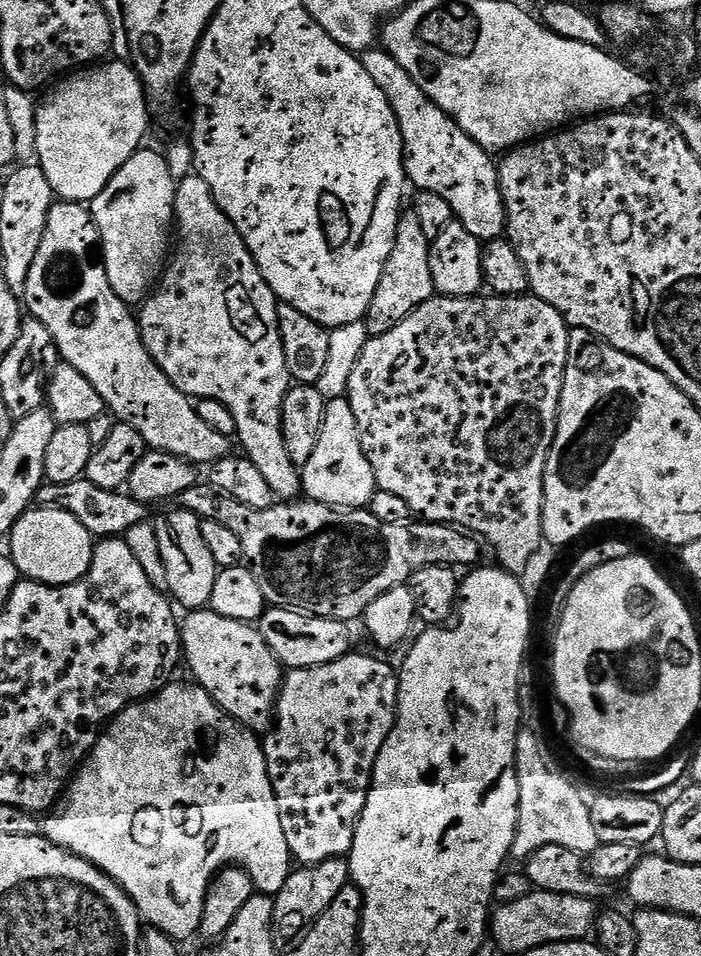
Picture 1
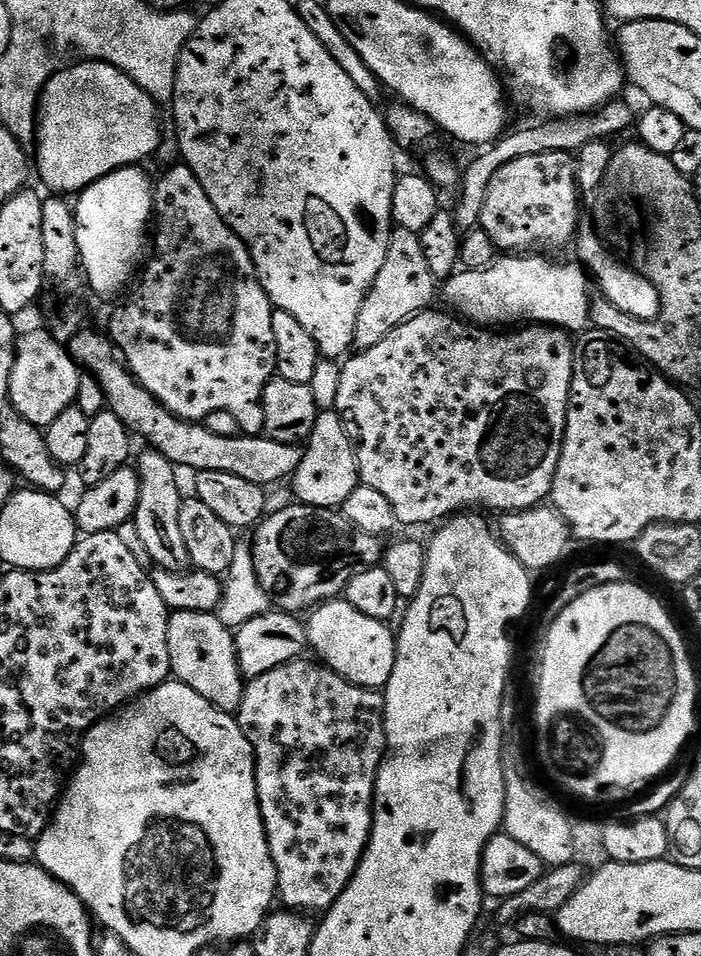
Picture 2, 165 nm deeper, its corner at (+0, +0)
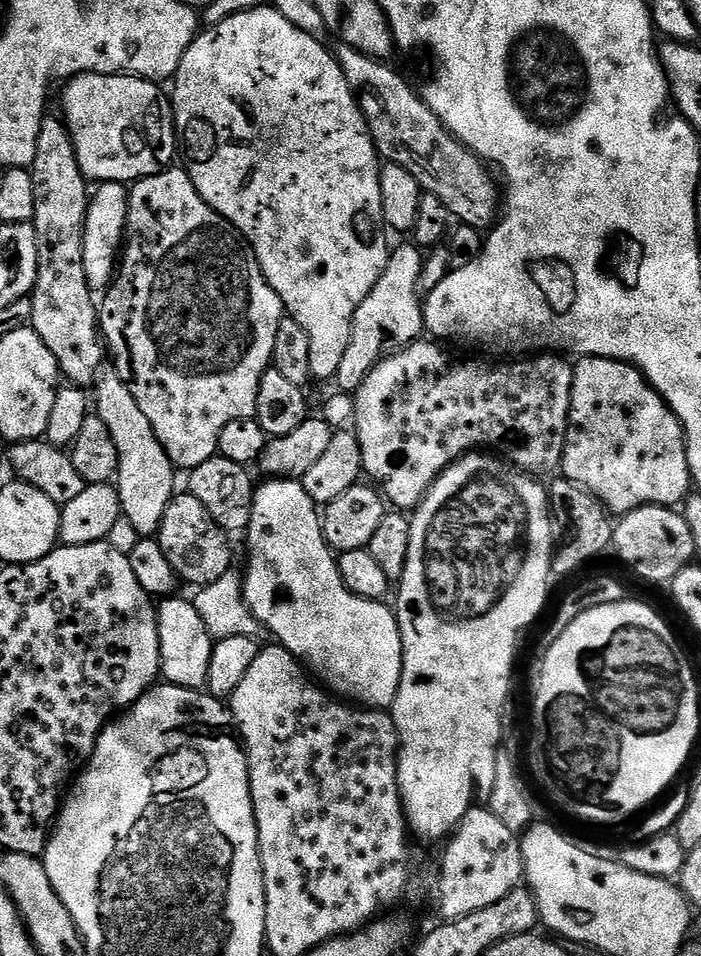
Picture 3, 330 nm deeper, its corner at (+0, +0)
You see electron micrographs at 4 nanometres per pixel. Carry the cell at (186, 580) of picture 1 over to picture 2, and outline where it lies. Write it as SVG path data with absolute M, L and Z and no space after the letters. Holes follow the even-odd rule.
M145 447L145 452L135 457L134 467L140 474L140 497L136 507L134 523L138 526L138 535L150 554L156 568L165 568L171 572L189 571L190 561L186 542L182 538L182 529L178 527L180 513L180 484L176 481L177 469L155 448Z

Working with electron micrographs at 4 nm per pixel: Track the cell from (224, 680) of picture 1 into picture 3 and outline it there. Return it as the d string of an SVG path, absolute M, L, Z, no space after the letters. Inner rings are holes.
M164 598L156 609L158 642L160 643L160 671L163 679L180 688L203 689L208 683L210 654L214 643L213 636L195 609L193 601Z

